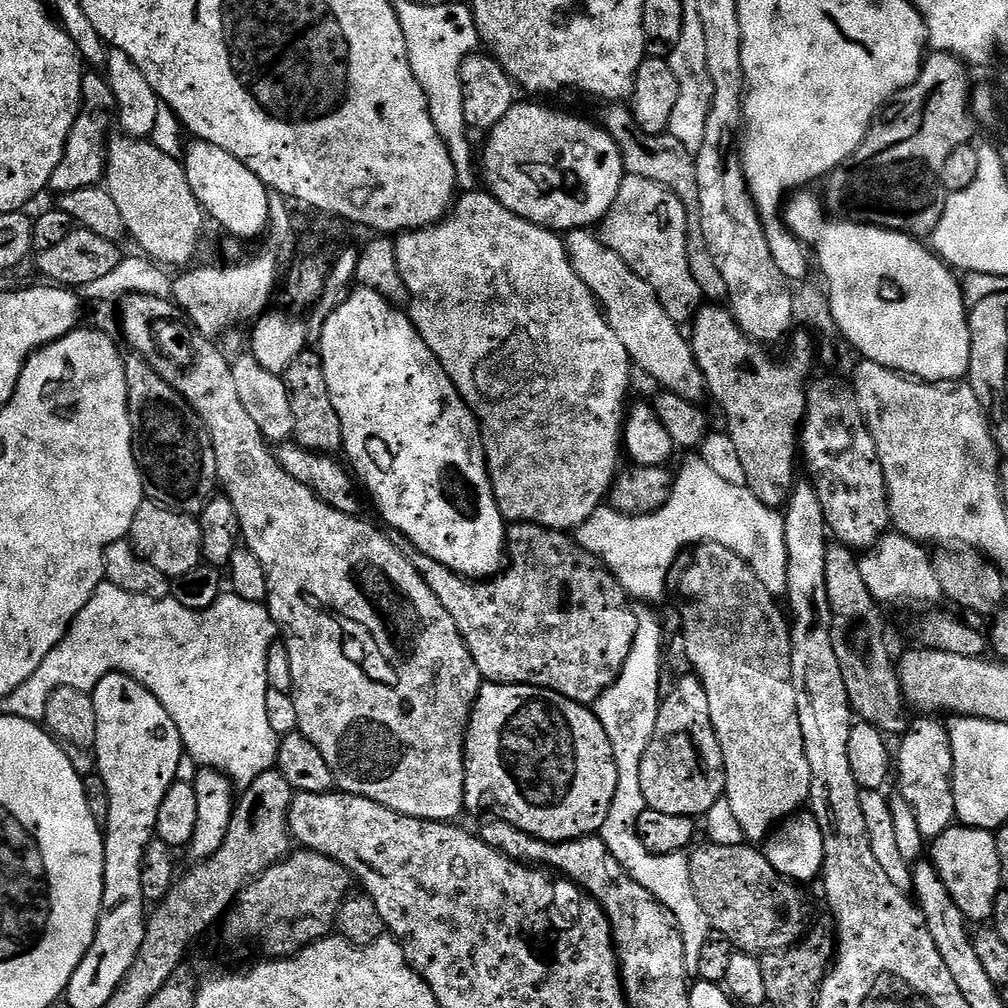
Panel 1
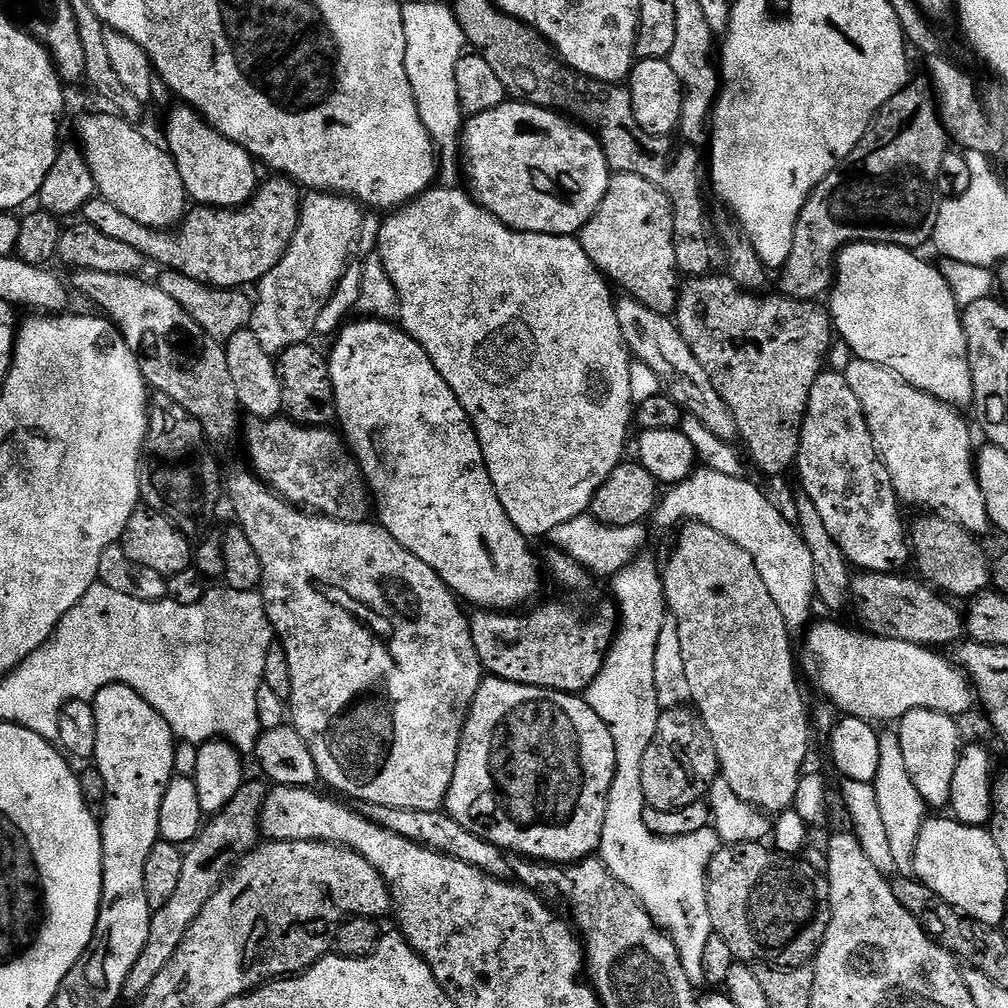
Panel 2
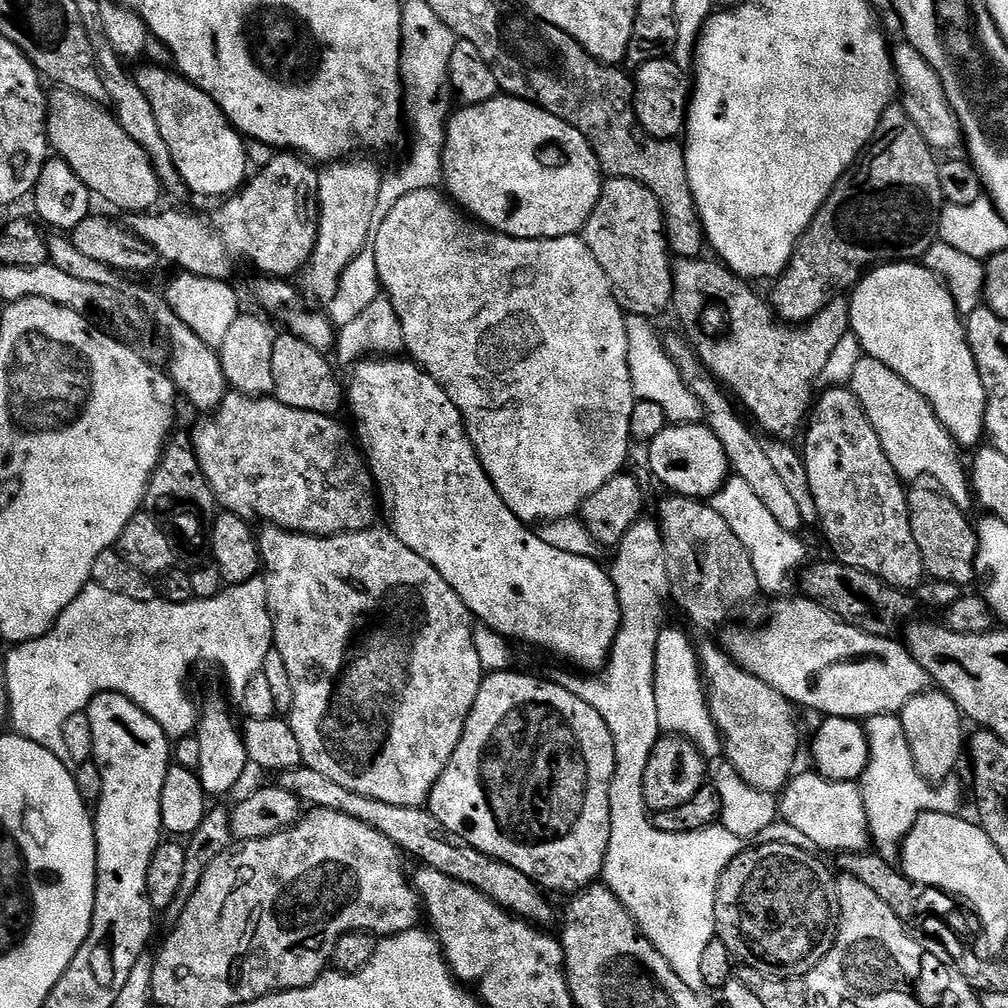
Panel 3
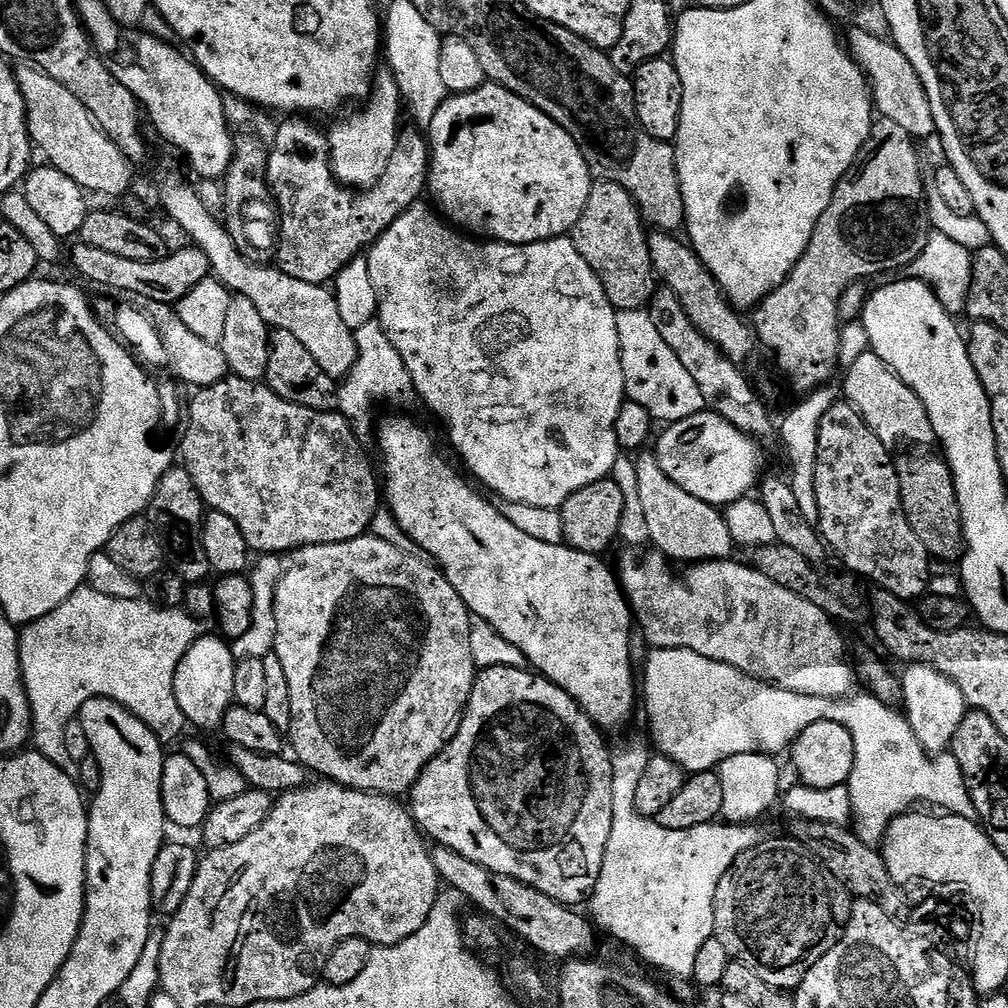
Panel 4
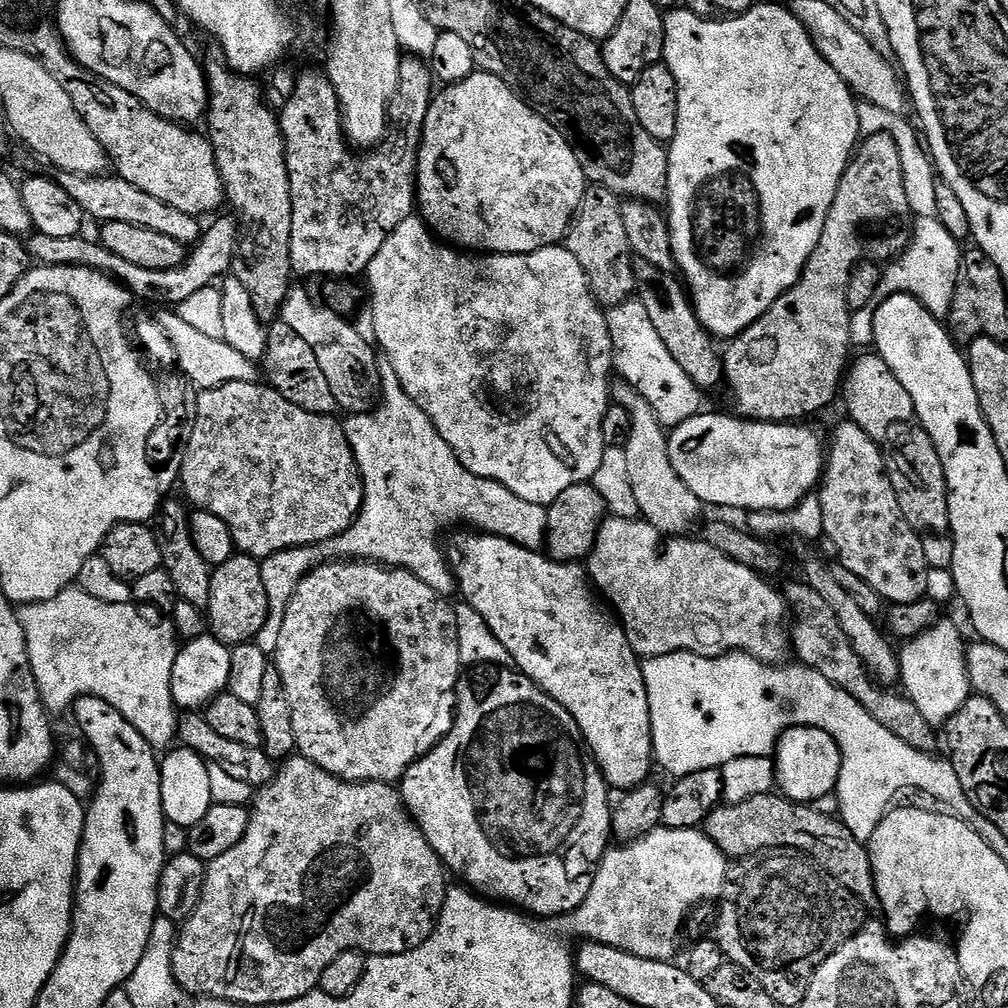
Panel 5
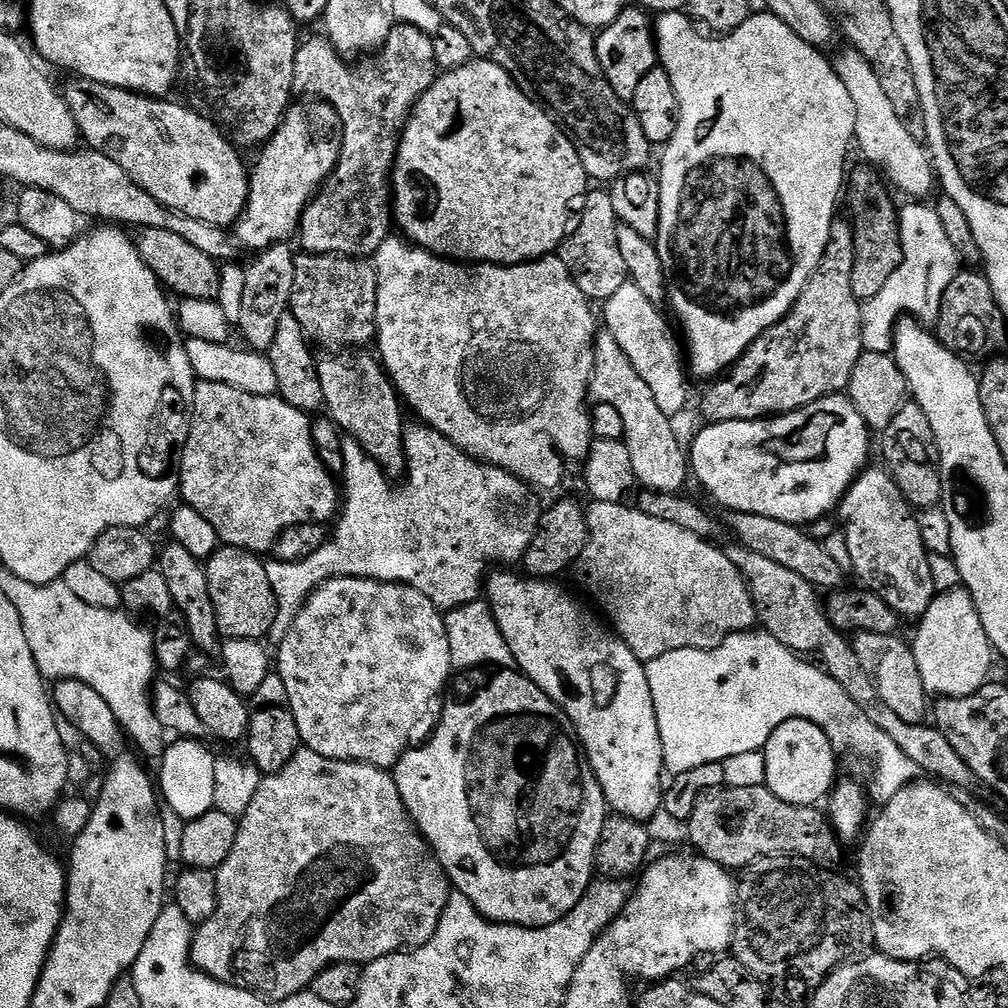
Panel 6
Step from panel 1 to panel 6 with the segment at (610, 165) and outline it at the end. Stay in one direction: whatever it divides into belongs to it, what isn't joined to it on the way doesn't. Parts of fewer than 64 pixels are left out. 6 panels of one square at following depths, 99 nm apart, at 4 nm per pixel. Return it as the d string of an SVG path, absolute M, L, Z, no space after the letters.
M473 58L458 70L437 75L430 90L426 90L426 94L422 94L422 98L412 107L412 115L399 138L400 147L396 149L396 165L392 168L390 181L395 227L409 244L415 244L417 248L424 248L427 252L449 260L477 264L527 264L529 260L542 260L553 255L569 235L568 211L571 210L572 203L576 199L577 203L590 188L590 178L568 133L516 85L510 73L489 60Z

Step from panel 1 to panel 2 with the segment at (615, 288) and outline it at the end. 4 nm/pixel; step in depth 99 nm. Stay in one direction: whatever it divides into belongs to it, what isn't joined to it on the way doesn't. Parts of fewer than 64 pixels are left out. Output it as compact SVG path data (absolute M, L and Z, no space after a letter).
M623 299L616 300L616 313L618 326L622 330L622 338L628 346L629 353L657 375L663 391L685 413L698 418L698 421L702 422L716 438L735 441L738 437L738 426L734 422L734 416L730 414L730 406L722 402L722 394L714 390L710 374L702 370L702 362L698 362L698 358L694 358L694 350L686 346L686 338L682 338L682 334L676 328L675 319L650 310L640 300Z

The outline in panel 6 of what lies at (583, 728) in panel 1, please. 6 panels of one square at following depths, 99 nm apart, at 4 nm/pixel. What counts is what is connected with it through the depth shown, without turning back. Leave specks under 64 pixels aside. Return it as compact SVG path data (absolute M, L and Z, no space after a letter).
M476 667L464 670L451 681L442 700L442 711L439 713L440 725L432 732L432 737L424 745L413 746L401 756L394 766L394 775L398 794L402 794L402 802L412 815L413 822L428 841L444 873L448 875L449 885L455 891L466 894L472 905L488 920L496 924L516 924L520 928L545 928L558 922L588 892L594 879L596 868L596 848L600 844L600 835L606 819L606 805L602 786L592 773L588 757L580 747L580 739L570 722L570 718L553 702L545 692L528 679L523 672L511 668L485 670Z

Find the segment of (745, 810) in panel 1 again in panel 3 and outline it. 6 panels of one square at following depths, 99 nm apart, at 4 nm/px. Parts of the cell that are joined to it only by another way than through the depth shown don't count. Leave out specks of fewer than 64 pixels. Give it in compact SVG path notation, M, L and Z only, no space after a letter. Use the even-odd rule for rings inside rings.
M665 495L660 504L658 523L665 544L666 566L669 572L671 599L688 615L688 620L696 628L708 628L715 620L731 614L735 608L748 604L756 595L761 595L762 589L754 574L752 559L742 542L730 530L726 518L714 510L711 503L691 496ZM719 643L699 645L698 659L704 690L708 693L708 709L720 732L722 752L728 763L738 770L740 777L750 786L773 794L783 792L794 775L796 755L800 752L800 732L796 729L797 709L778 690L774 690L774 686L738 667Z

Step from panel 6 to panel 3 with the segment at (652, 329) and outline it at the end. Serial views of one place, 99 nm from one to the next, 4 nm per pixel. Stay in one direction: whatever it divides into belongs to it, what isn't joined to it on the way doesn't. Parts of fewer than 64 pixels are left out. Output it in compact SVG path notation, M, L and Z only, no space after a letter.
M627 315L627 365L630 366L631 388L637 401L648 401L658 404L665 410L669 423L695 424L704 420L704 411L696 395L685 385L676 363L669 358L661 337L652 328L647 317Z

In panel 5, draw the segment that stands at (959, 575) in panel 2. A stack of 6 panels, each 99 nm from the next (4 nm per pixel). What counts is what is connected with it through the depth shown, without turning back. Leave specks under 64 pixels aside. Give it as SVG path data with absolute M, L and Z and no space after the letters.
M916 422L896 425L886 441L886 459L888 477L894 486L894 494L898 494L898 506L902 506L906 522L921 534L947 533L950 529L948 483L942 458L938 458L938 450L930 434L926 434L926 430Z

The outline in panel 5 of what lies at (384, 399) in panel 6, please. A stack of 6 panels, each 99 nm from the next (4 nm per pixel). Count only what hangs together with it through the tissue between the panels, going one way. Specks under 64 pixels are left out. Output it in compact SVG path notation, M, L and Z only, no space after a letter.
M299 286L293 287L284 299L279 319L286 326L291 326L310 346L310 350L314 350L322 371L326 373L326 382L330 382L330 391L337 405L341 409L345 408L345 413L366 412L377 403L380 390L378 352L367 335L364 337L354 325L344 321L347 319L343 315L323 303L315 304L311 294Z

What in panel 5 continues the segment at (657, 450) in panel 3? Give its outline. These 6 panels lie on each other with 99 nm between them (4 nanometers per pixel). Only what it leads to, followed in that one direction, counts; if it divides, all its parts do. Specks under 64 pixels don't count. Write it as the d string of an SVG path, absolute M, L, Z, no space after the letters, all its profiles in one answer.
M701 411L688 421L671 429L668 453L678 478L694 490L701 505L717 504L720 508L744 508L745 513L754 511L790 511L817 491L824 475L826 444L804 422L765 424L758 420L746 420L739 415L719 416L716 412Z

